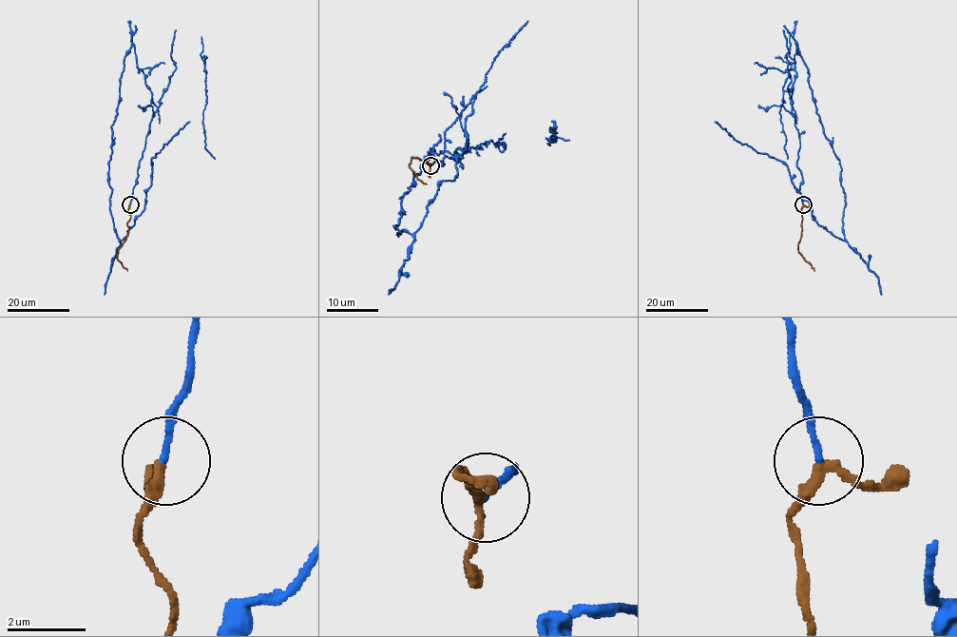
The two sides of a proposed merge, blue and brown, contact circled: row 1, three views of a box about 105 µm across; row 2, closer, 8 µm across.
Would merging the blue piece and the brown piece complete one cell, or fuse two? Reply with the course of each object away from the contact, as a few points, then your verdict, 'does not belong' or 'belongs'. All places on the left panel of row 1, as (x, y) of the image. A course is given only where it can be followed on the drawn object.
blue via (129, 204), (157, 108), (131, 45), (108, 161), (109, 207), (120, 239), (144, 208), (151, 159), (189, 121) | brown via (129, 204), (128, 234), (119, 248), (117, 260), (127, 270) | does not belong

